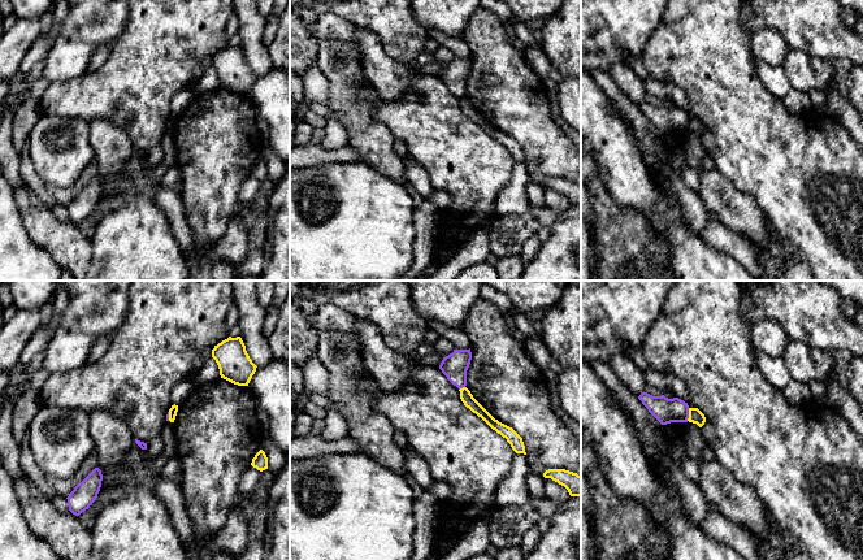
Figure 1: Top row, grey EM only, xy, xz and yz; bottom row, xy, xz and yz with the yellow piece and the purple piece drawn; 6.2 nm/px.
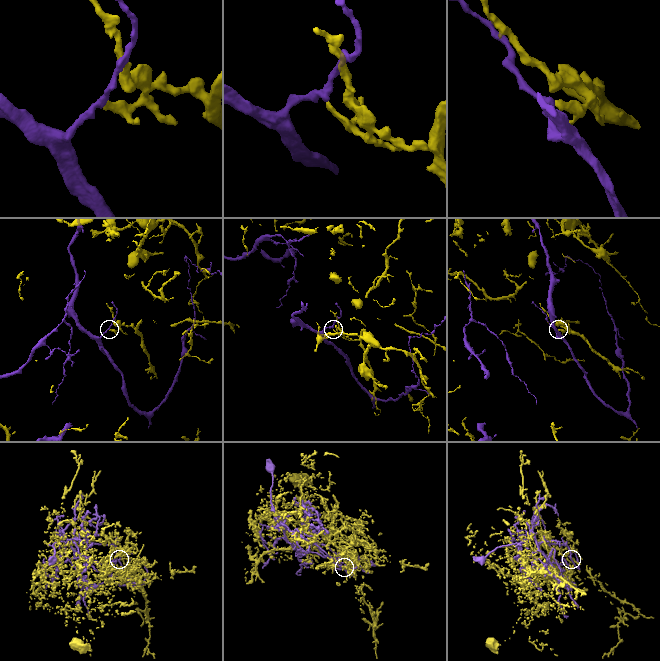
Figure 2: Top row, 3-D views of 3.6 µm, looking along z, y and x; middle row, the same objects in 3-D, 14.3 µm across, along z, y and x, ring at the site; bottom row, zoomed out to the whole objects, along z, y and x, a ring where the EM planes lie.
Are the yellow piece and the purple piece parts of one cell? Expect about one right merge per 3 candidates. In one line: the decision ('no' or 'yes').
no

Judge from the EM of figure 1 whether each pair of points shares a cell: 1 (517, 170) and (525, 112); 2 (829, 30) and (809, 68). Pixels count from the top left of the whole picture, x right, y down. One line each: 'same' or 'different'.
1: different
2: different

